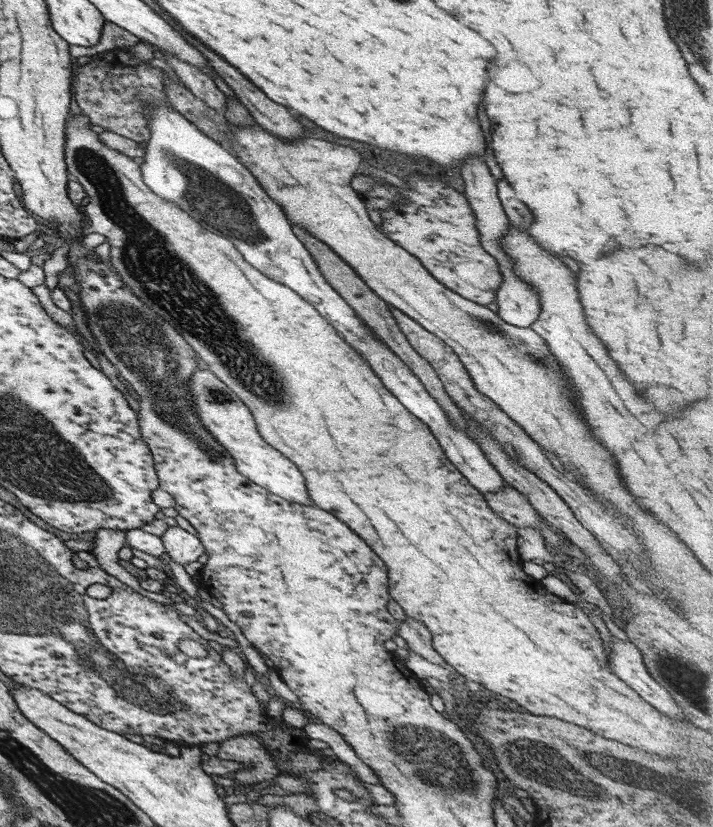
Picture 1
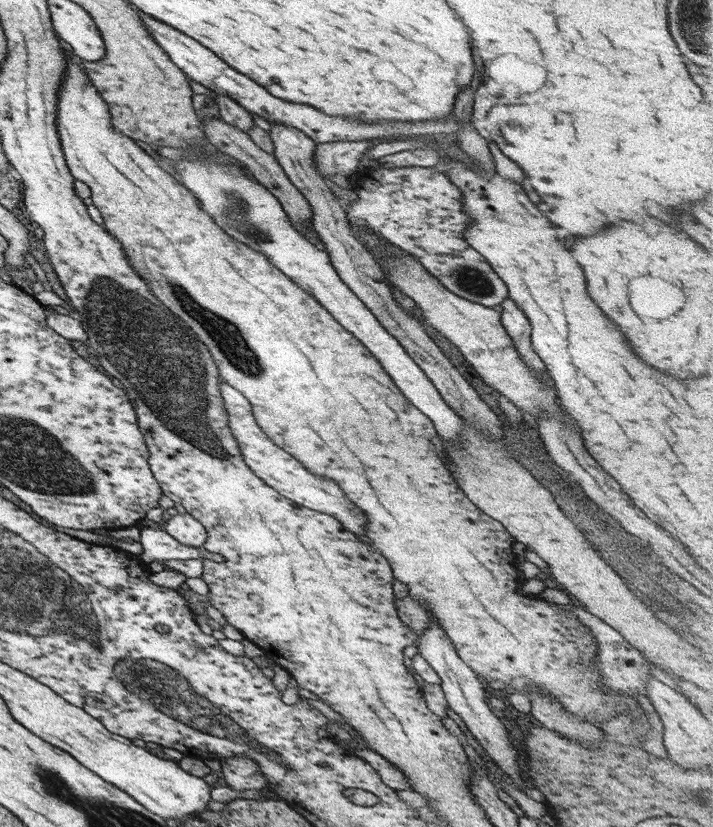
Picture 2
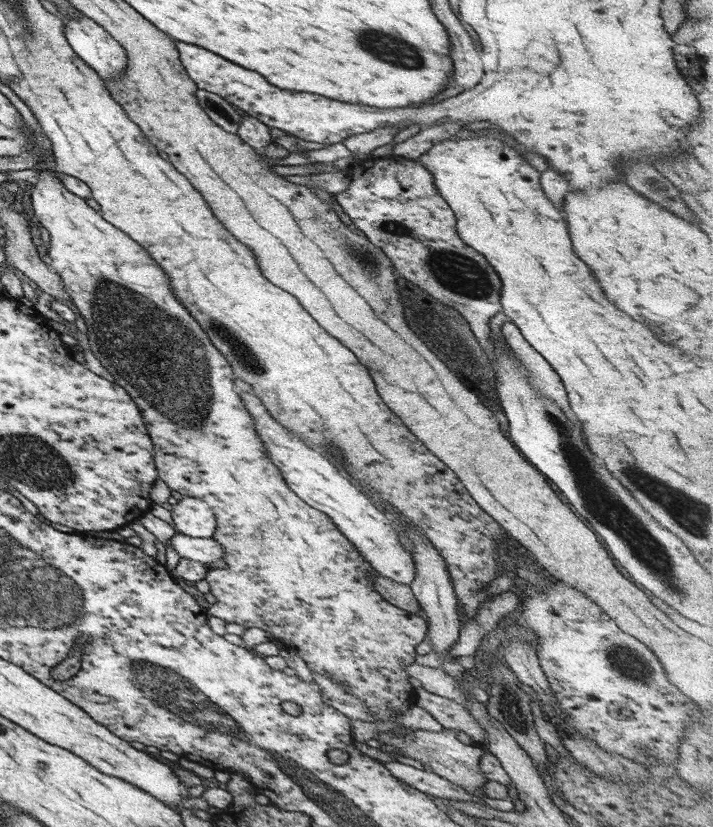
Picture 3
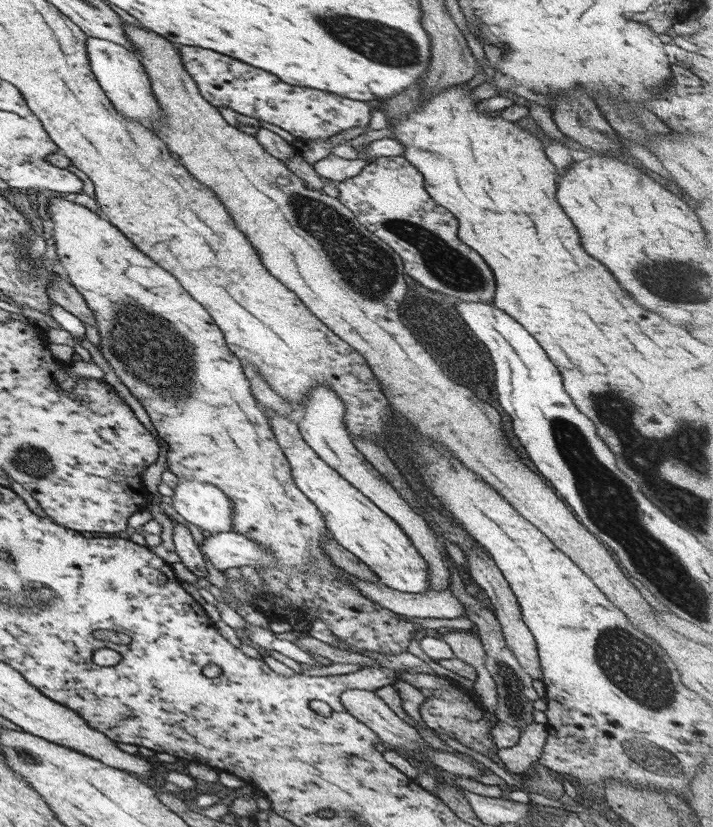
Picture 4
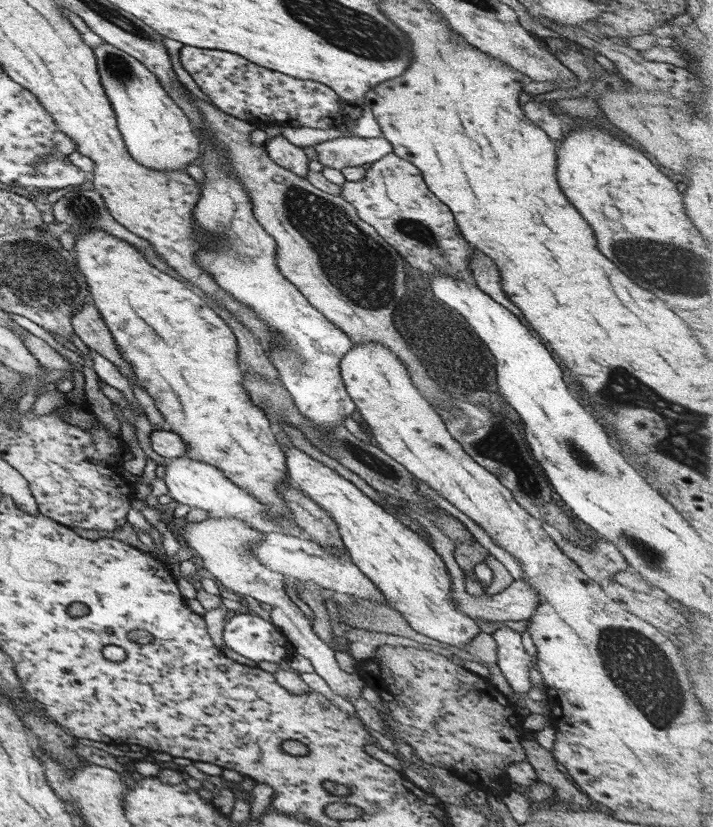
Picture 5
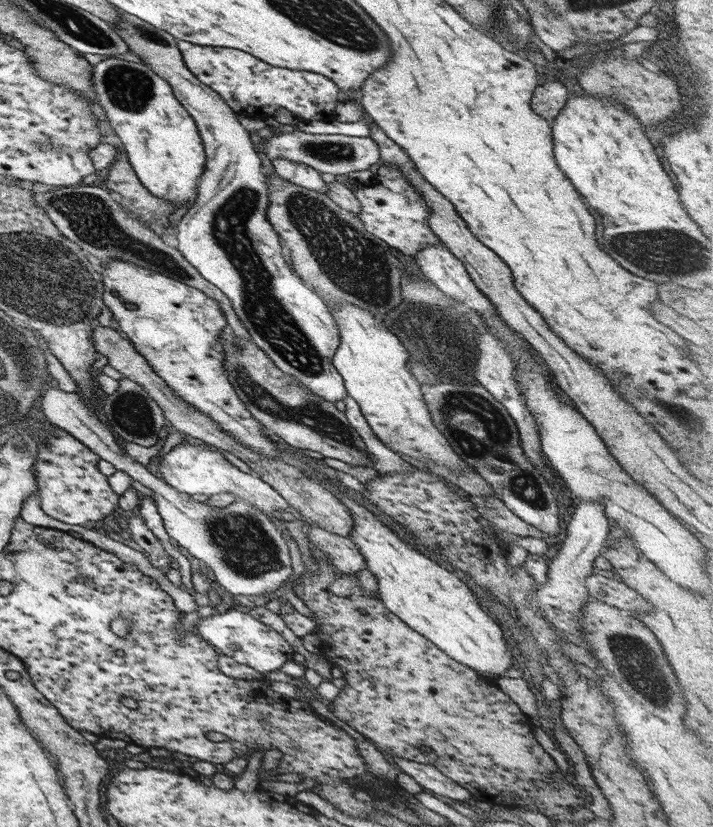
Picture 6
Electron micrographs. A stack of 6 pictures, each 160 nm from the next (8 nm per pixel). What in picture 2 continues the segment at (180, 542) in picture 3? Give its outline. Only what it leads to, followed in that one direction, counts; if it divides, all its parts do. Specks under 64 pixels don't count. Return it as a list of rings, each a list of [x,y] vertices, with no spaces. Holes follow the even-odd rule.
[[[143,527],[139,532],[139,544],[142,546],[143,556],[149,560],[191,560],[199,559],[199,548],[185,546],[169,537],[161,529]]]

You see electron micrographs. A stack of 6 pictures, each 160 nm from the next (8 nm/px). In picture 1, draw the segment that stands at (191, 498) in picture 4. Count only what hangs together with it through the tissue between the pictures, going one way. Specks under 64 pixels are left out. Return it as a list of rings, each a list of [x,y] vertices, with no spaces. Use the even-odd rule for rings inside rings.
[[[177,525],[167,527],[160,538],[165,554],[175,564],[195,562],[204,553],[204,546],[197,536],[188,534]]]

